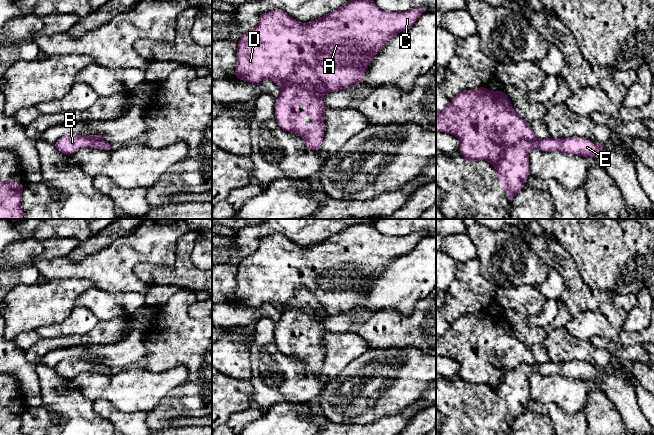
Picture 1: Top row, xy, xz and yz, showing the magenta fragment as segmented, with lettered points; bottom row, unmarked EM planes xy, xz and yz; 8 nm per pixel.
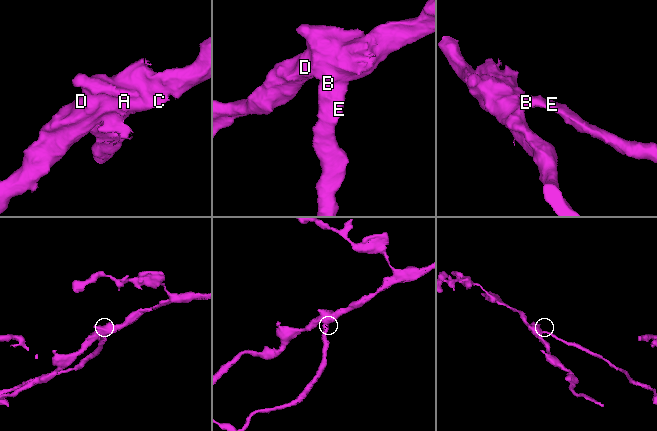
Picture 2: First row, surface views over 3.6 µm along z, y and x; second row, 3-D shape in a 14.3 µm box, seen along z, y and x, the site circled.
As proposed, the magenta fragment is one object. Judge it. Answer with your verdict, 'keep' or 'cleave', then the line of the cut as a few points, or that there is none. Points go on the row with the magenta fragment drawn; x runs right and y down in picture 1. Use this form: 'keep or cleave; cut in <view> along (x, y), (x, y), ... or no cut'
cleave; cut in xz along (281, 88), (304, 63), (321, 82), (314, 89), (327, 92)

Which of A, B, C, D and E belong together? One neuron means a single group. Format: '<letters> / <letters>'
A C D / B E

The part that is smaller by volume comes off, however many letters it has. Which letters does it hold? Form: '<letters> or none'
B, E

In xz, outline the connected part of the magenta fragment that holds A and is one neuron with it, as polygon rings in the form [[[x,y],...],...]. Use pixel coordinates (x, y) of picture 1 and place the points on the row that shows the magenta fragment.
[[[356,0],[343,4],[309,23],[299,23],[281,9],[263,12],[259,15],[258,25],[241,35],[237,43],[235,78],[249,83],[258,83],[267,79],[282,88],[289,82],[290,74],[296,66],[303,63],[314,71],[322,82],[319,88],[315,86],[315,91],[334,92],[353,88],[363,80],[366,69],[375,54],[394,35],[409,29],[425,10],[426,7],[409,9],[405,12],[386,12],[381,10],[373,0]]]

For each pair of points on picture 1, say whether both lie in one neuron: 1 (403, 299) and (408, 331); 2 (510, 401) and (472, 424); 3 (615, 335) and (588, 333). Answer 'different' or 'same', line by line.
1: different
2: same
3: same

